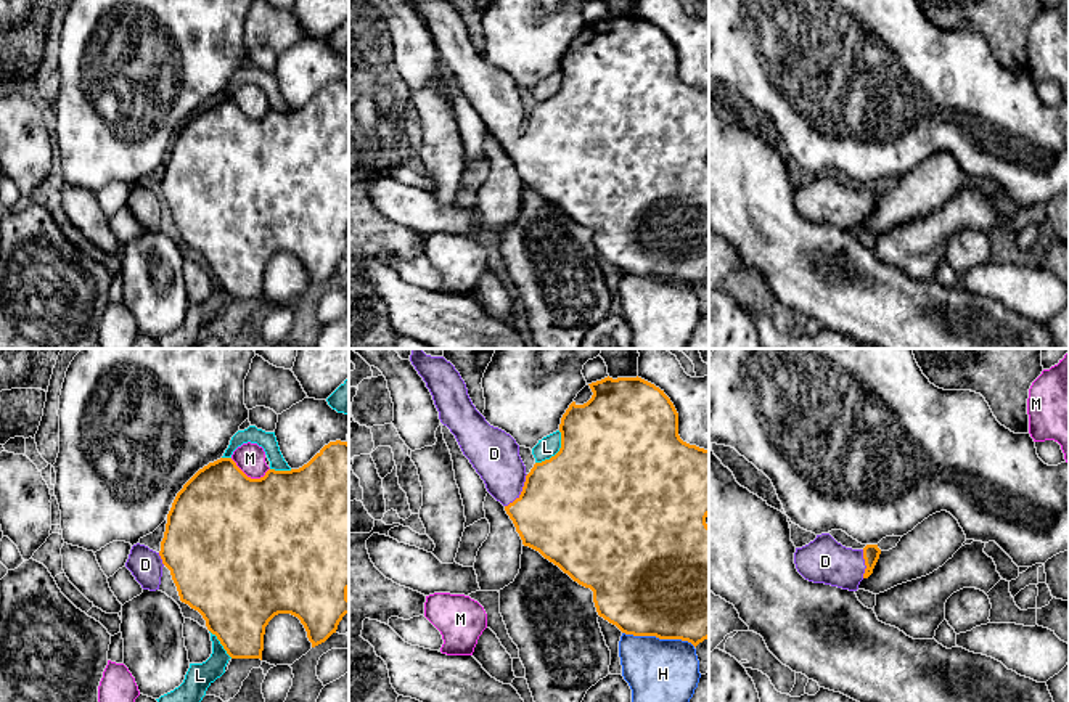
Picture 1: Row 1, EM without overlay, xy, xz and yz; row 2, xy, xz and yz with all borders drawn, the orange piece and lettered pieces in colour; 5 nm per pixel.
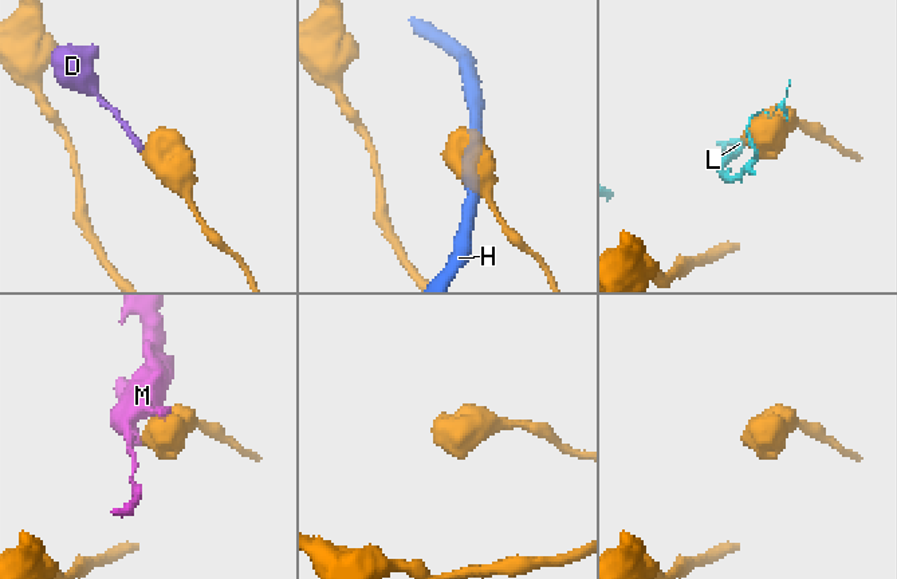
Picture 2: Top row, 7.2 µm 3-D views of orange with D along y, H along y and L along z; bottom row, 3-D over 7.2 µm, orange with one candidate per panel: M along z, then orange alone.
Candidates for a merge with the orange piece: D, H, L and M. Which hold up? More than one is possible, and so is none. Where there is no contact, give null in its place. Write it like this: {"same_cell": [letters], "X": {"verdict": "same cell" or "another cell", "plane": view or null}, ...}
{"same_cell": ["D"], "D": {"verdict": "same cell", "plane": "xz"}, "H": {"verdict": "another cell", "plane": "xz"}, "L": {"verdict": "another cell", "plane": "xz"}, "M": {"verdict": "another cell", "plane": "xy"}}

